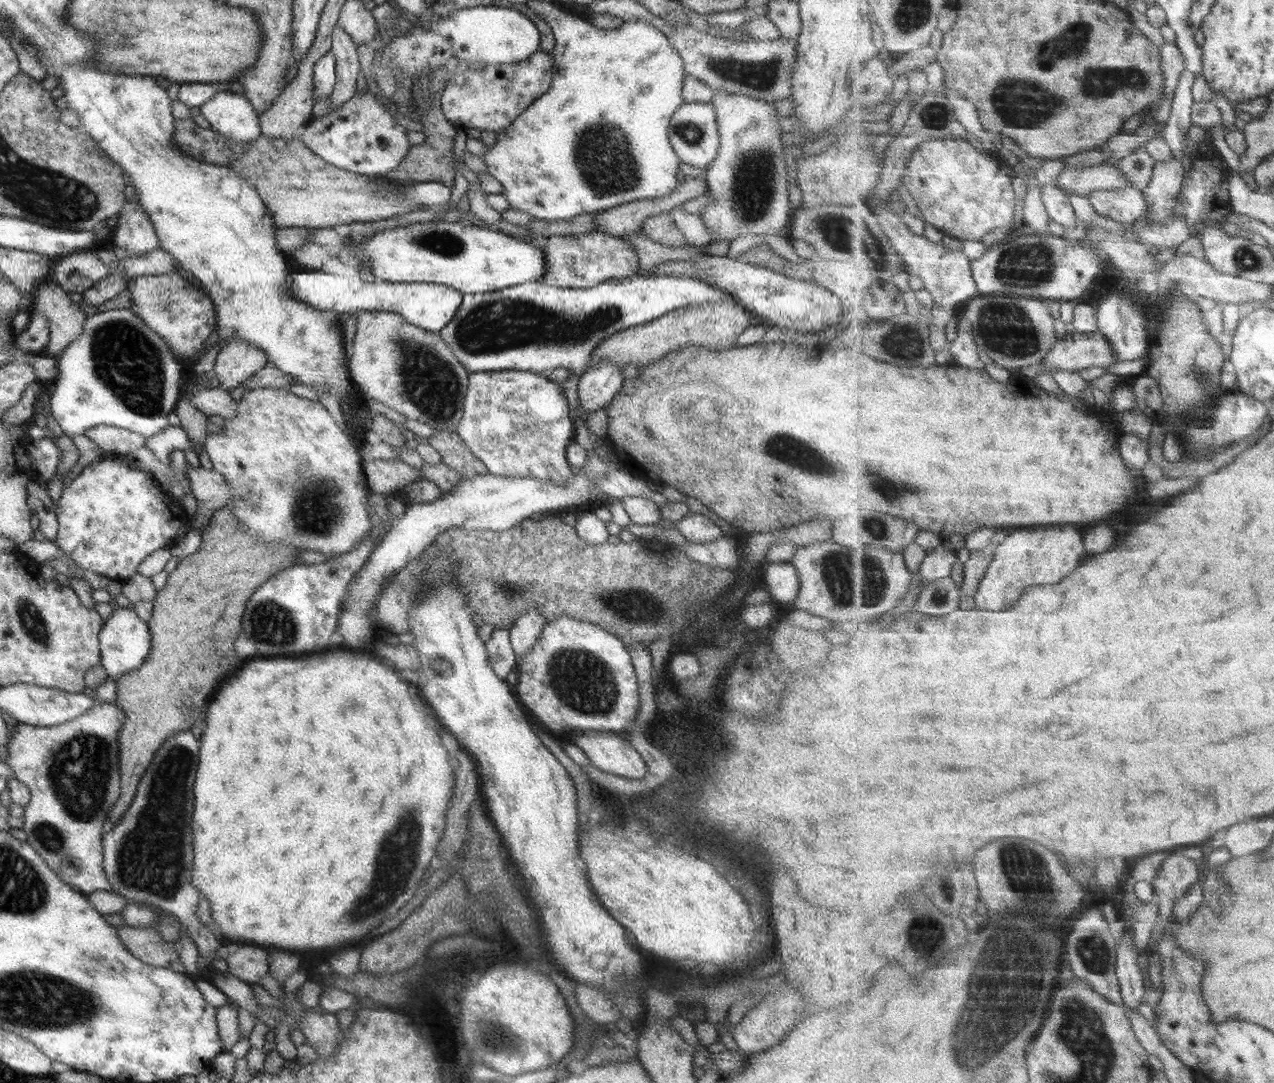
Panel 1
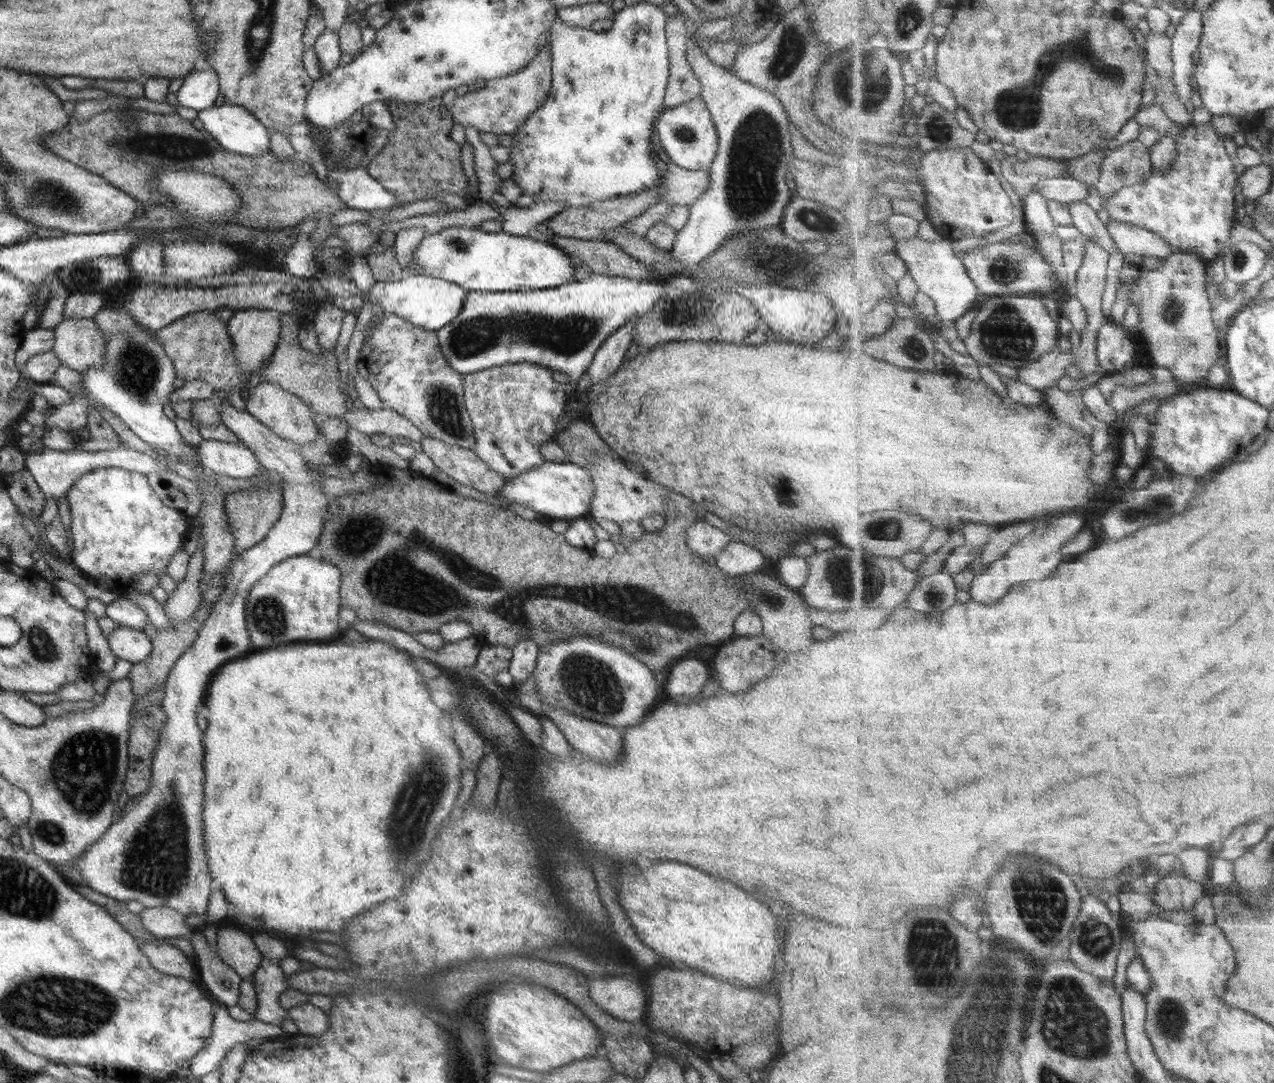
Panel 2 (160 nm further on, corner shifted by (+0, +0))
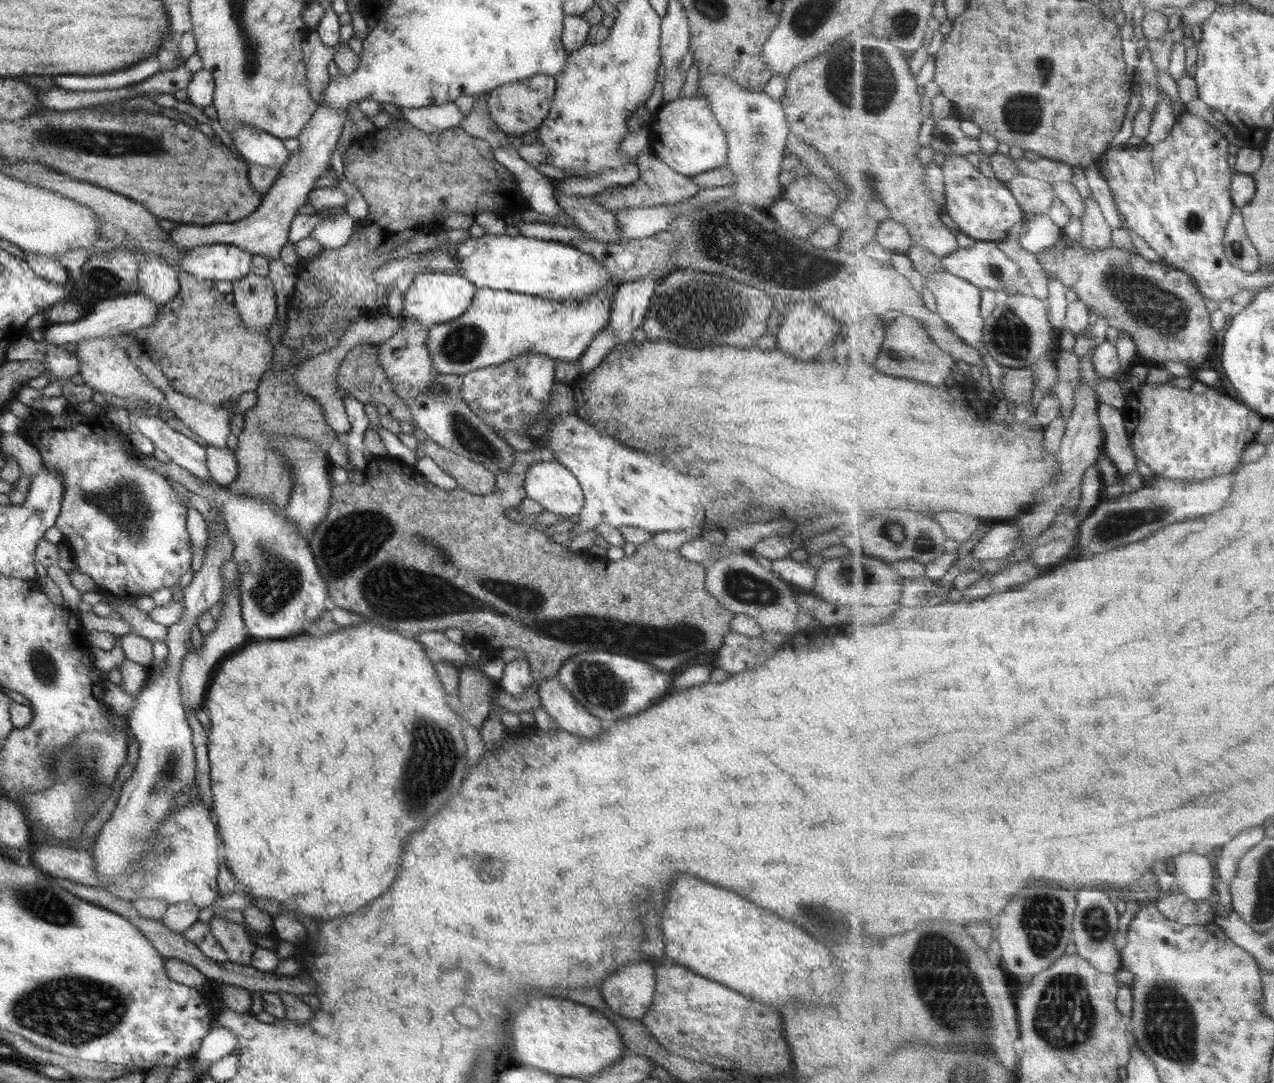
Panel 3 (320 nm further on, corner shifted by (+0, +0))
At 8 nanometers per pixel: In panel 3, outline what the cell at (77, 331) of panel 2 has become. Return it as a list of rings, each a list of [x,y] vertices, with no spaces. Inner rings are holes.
[[[119,336],[84,338],[75,343],[77,350],[74,355],[80,362],[78,375],[82,378],[83,384],[92,390],[99,391],[103,396],[113,395],[127,401],[142,402],[142,406],[161,407],[165,401],[164,394],[161,394],[135,365],[127,361],[127,353],[125,353],[125,347],[121,345]]]

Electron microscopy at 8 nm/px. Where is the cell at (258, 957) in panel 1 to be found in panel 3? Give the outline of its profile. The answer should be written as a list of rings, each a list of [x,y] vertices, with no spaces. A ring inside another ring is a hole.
[[[213,915],[209,919],[209,926],[214,940],[224,950],[227,961],[249,964],[256,946],[250,943],[247,930],[240,924],[219,915]]]

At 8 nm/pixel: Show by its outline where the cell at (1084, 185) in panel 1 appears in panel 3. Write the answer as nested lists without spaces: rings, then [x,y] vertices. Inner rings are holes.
[[[1021,174],[1007,181],[1006,185],[1016,196],[1025,215],[1048,214],[1057,197],[1051,182],[1033,176]]]

